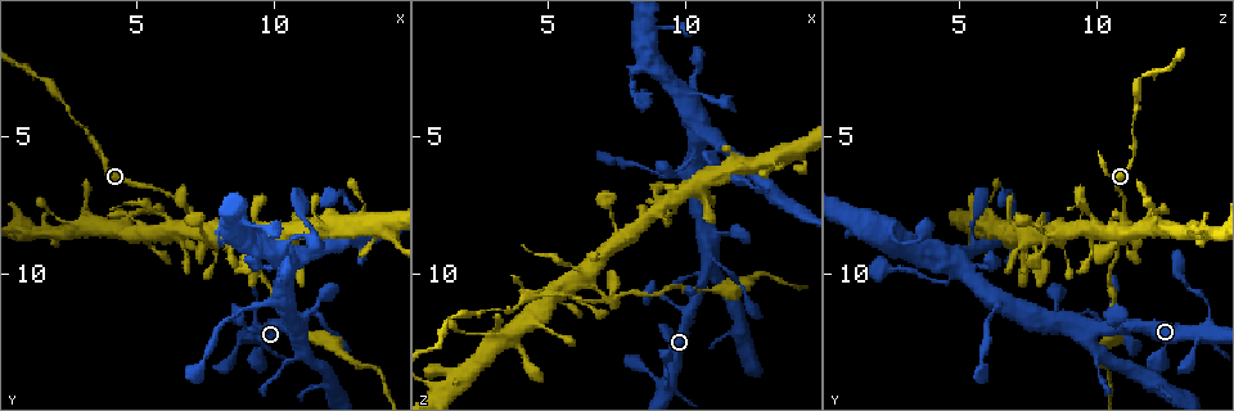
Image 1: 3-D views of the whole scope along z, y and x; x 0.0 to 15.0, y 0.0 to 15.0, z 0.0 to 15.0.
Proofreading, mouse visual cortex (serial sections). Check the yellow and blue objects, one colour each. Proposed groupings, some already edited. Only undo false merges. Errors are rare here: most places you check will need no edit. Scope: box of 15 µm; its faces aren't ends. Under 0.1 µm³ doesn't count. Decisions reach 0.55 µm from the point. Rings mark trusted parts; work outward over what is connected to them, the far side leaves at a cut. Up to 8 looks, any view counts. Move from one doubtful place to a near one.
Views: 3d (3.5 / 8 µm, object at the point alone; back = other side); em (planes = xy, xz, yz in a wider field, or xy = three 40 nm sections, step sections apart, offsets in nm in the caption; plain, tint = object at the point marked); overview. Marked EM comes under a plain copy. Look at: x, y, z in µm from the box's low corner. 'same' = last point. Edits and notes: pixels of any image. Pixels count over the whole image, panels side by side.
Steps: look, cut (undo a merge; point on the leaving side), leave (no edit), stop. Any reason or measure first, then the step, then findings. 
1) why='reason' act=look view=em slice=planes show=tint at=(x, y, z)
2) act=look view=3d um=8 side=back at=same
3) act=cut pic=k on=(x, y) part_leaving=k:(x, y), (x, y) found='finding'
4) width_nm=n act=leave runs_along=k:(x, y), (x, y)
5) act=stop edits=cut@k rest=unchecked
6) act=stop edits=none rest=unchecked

why='narrows sharply' act=look view=3d um=3.5 at=(11.3, 11.4, 9.6)

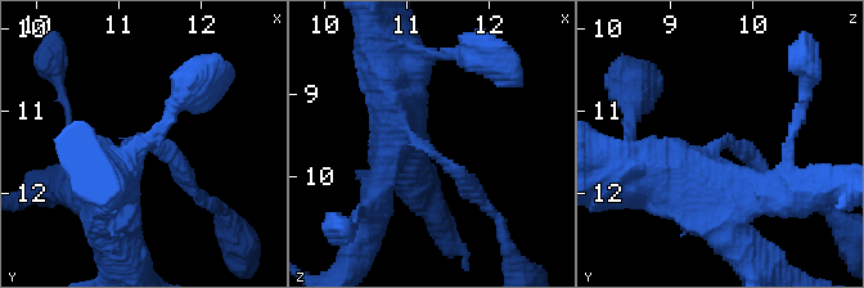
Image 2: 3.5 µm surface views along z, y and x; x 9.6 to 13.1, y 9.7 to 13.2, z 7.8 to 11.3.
act=look view=em slice=xy step=3 show=tint at=(11.30, 11.40, 9.70)

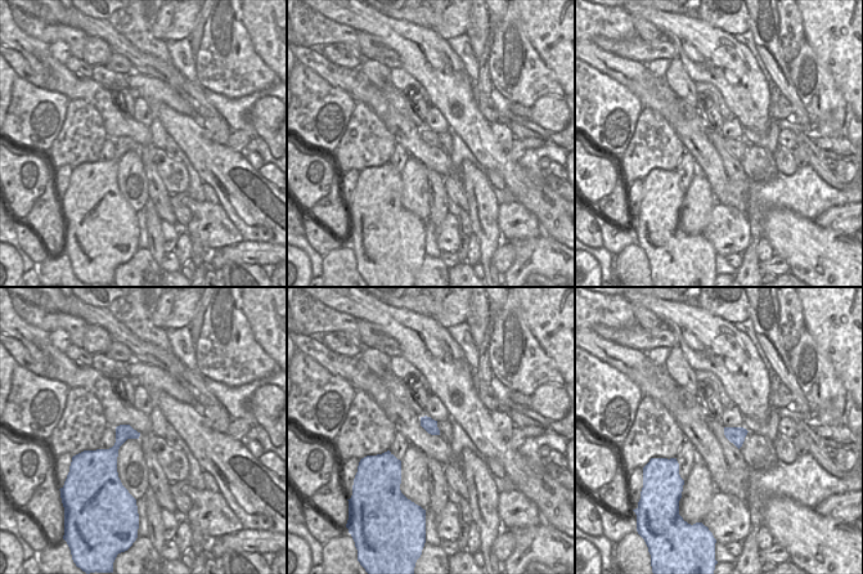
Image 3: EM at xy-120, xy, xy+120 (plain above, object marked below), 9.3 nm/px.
act=look view=em slice=xy step=5 show=tint at=same

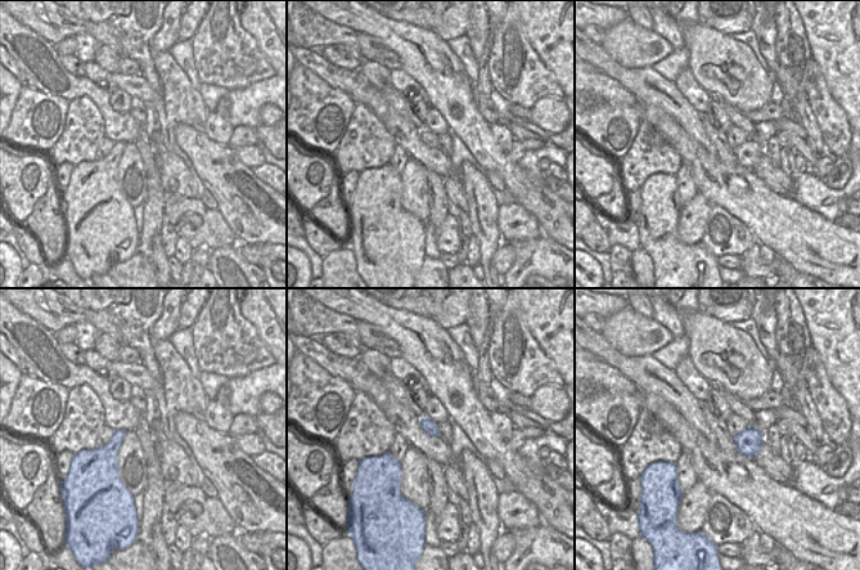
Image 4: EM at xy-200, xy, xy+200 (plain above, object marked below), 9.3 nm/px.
width_nm=130 act=leave runs_along=2:(396, 133), (396, 118), (480, 198) found='one cell here'

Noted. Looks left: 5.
act=look view=3d um=3.5 at=(10.0, 11.0, 6.3)

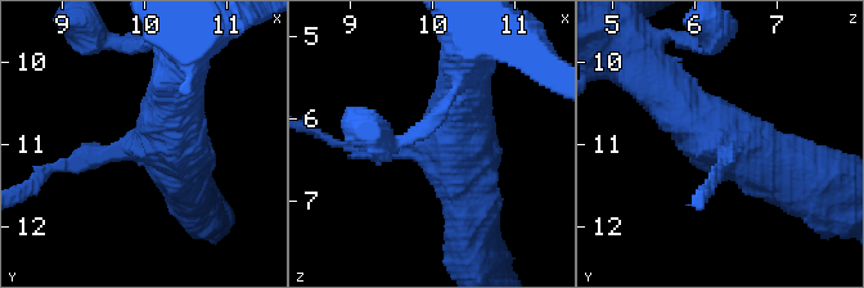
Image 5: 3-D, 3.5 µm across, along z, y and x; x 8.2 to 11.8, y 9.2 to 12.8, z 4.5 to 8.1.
act=look view=em slice=xy step=3 show=tint at=(10.00, 11.00, 6.35)

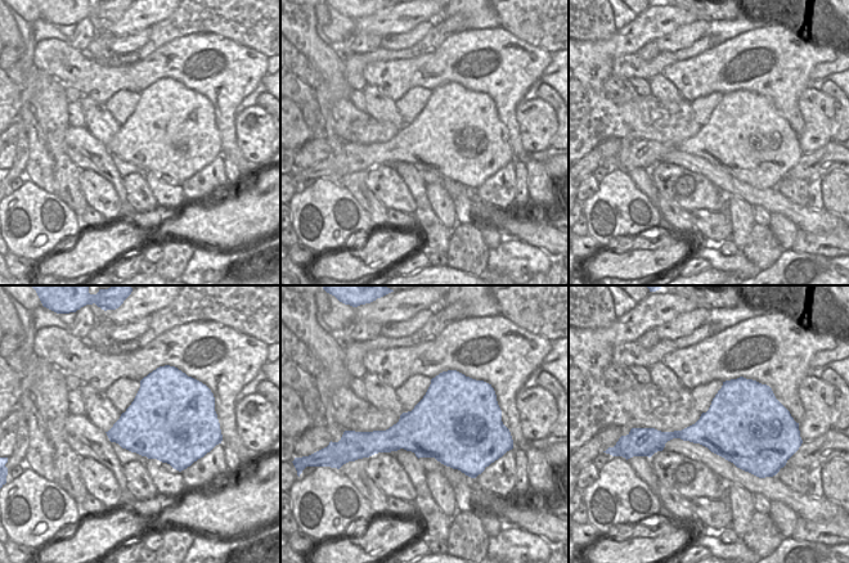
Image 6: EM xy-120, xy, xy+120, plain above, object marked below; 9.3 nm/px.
width_nm=700 act=leave runs_along=5:(799, 172), (729, 145), (660, 85) found='continuous, no second cell'

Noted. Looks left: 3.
why='thin neck' act=look view=3d um=3.5 at=(7.5, 13.1, 5.9)

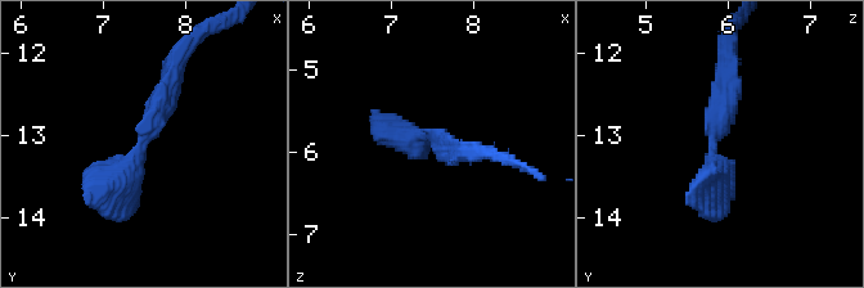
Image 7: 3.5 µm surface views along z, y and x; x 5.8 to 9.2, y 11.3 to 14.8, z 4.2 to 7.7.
why='now the EM' act=look view=em slice=xy step=1 show=tint at=(7.45, 13.20, 5.85)

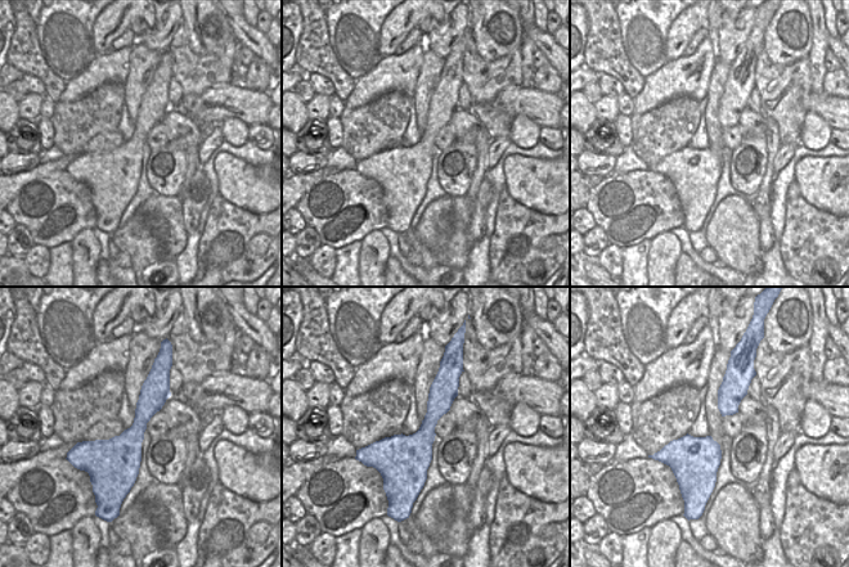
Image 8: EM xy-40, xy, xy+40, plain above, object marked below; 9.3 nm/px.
act=look view=em slice=planes show=tint at=same

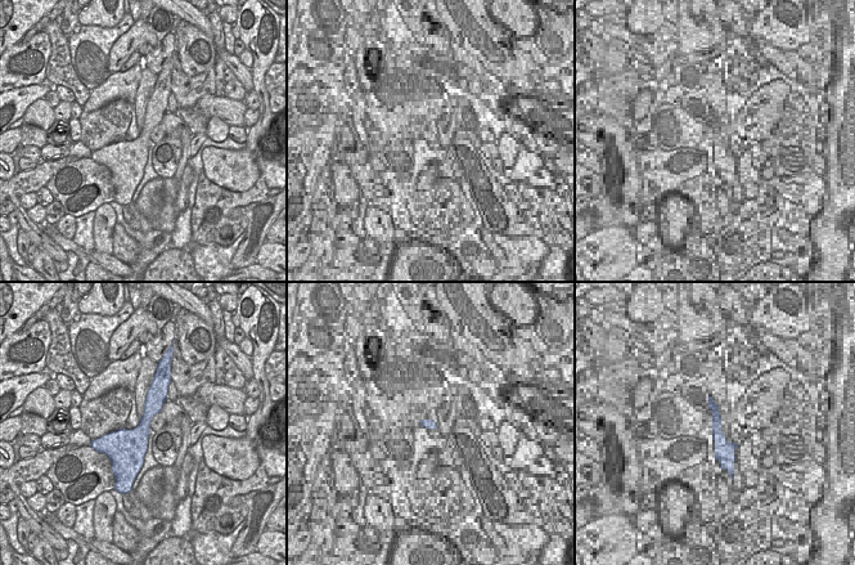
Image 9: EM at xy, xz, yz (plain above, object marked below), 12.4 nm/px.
act=leave found='all the same cell'

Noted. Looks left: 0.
act=stop edits=none rest=unchecked

